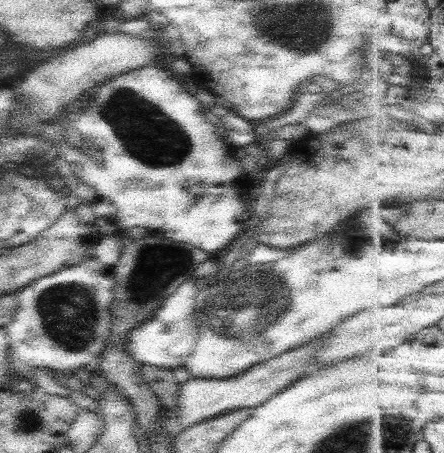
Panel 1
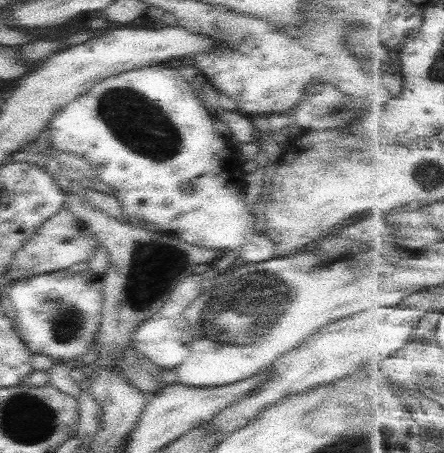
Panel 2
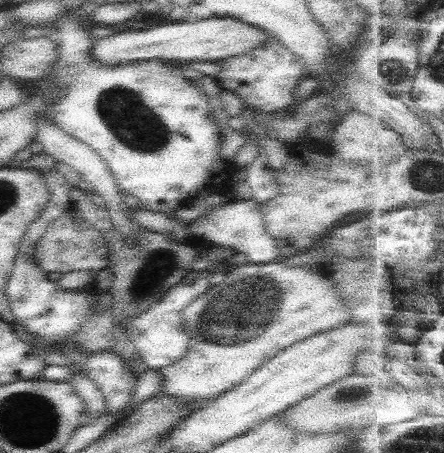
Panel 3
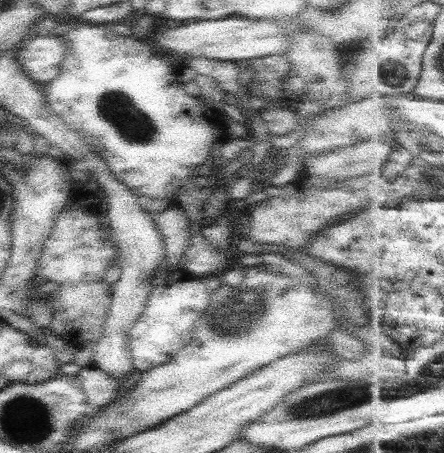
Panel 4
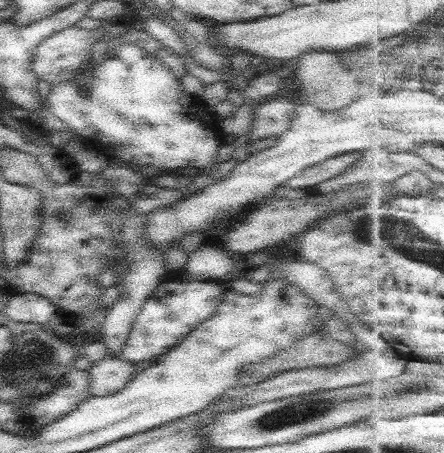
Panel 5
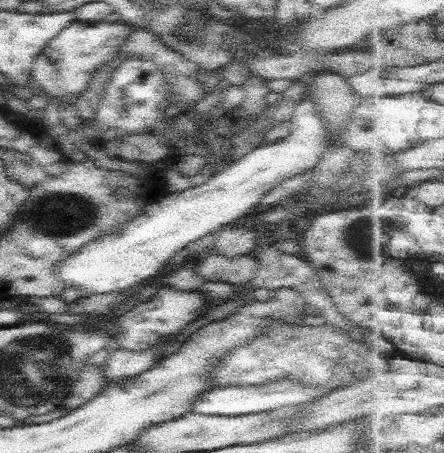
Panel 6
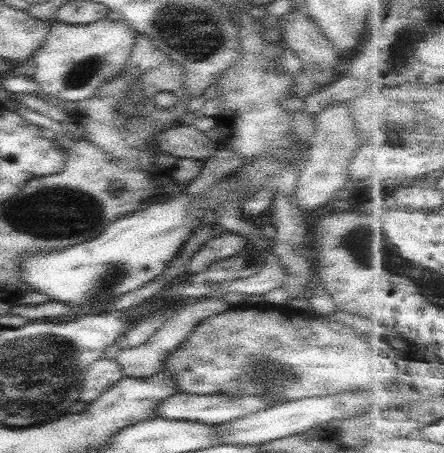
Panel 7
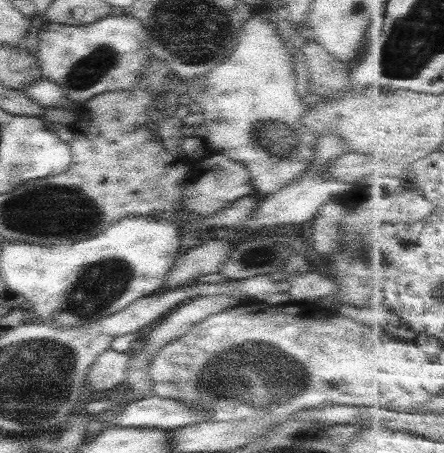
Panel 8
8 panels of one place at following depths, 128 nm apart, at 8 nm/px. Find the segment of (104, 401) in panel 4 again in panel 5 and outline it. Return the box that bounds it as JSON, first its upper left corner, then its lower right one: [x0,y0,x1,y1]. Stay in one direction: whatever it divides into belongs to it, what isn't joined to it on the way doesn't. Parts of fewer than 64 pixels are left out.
[89,357,138,396]

